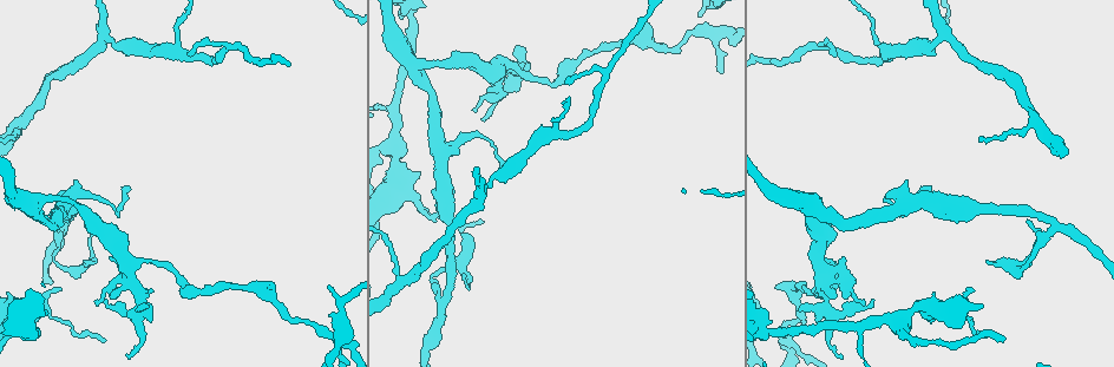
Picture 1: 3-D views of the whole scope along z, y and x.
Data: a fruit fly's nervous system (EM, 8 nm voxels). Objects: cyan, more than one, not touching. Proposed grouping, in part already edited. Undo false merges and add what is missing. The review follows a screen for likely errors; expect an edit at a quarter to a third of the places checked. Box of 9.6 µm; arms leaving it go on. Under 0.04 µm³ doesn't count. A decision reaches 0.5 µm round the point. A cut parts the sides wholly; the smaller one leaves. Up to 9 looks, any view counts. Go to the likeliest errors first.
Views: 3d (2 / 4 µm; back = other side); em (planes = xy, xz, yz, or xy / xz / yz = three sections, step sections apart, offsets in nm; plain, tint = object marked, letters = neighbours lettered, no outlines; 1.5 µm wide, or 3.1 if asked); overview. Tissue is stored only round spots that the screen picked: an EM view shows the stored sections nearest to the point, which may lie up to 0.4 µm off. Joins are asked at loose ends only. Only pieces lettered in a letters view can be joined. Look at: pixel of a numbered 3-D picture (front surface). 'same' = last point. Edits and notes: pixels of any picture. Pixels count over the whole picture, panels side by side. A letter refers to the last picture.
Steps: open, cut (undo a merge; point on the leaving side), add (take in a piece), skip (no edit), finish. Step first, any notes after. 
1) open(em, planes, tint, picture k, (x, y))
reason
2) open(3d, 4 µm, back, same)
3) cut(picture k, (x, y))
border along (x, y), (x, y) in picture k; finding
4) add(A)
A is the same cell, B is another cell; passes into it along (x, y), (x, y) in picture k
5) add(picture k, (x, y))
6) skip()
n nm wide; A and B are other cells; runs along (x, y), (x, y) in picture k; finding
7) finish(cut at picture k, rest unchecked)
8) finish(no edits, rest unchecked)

open(em, planes, plain, picture 1, (483, 221))
tapers out

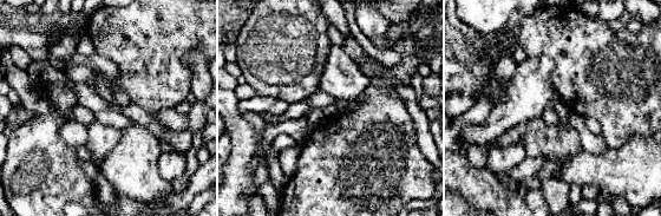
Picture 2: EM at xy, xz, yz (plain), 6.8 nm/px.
open(em, planes, tint, same)

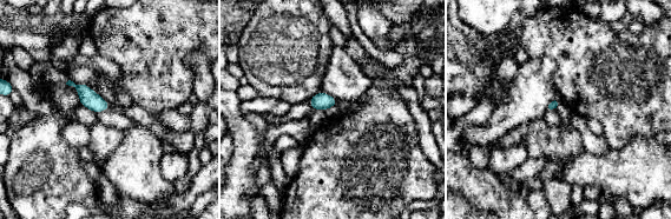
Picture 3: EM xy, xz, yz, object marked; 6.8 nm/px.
open(em, planes, letters, same)
what lies round it

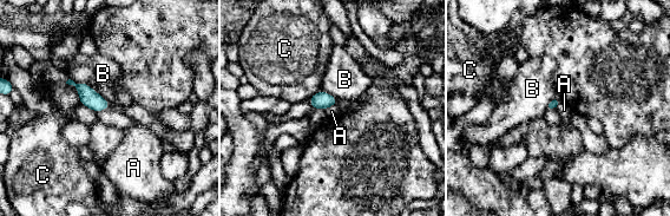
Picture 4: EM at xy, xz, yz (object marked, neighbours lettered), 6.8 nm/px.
skip()
C touches over 200 nm; A, B and C are other cells; border along (70, 78), (91, 87) in picture 4; none of them fits

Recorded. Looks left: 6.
open(3d, 4 µm, picture 1, (175, 275))
thick turns thin

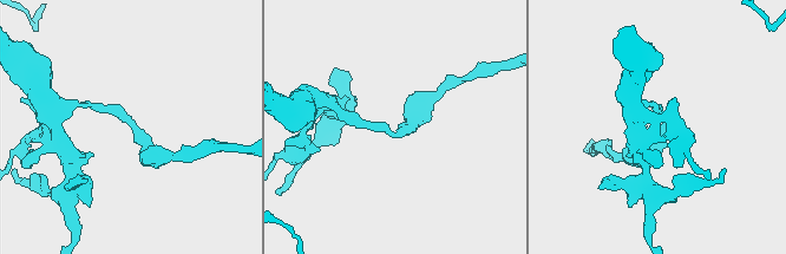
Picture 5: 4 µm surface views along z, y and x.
open(em, planes, letters, picture 5, (664, 126))

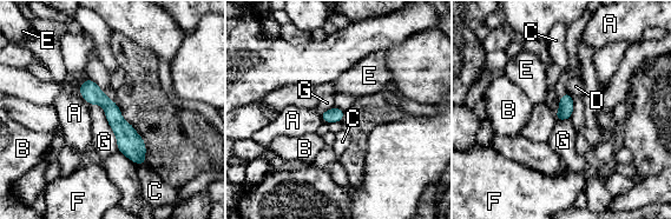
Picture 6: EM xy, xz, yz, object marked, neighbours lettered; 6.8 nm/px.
skip()
100 nm wide; A, B, C, D, E, F and G are other cells; runs along (89, 81), (142, 160) in picture 6; one neuron here

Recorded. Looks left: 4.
open(em, xz, step 8, letters, picture 1, (434, 214))
thin end

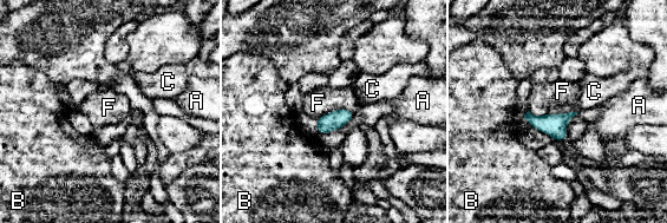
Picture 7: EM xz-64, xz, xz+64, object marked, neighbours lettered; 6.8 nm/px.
open(em, planes, letters, same)
another direction

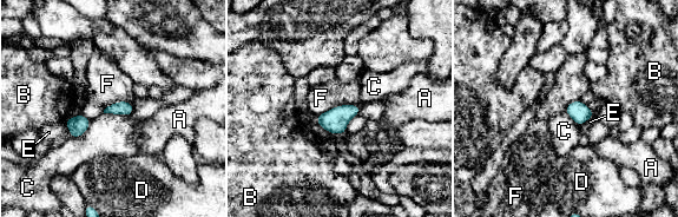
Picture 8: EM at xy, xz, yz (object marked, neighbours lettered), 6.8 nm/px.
skip()
100 nm wide; A, B, C, D, E and F are other cells; border along (359, 104), (340, 104), (317, 114) in picture 8; no lettered piece goes on from it

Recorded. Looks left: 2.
open(em, planes, letters, picture 1, (466, 276))
thin end

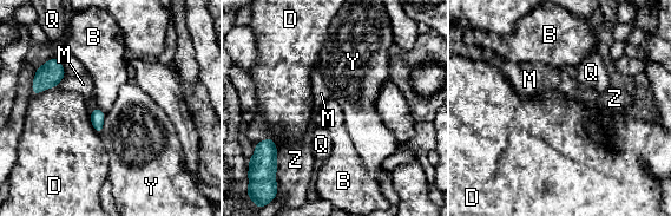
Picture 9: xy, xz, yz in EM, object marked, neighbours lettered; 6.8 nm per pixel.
skip()
100 nm wide; B, D, M, Q, Y and Z are other cells; border along (106, 115), (99, 135) in picture 9; none of them fits

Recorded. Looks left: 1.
finish(no edits, rest unchecked)

